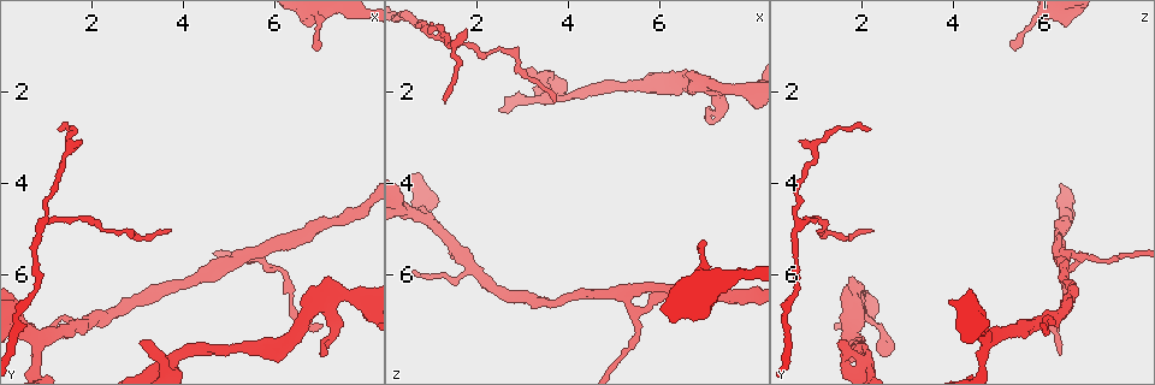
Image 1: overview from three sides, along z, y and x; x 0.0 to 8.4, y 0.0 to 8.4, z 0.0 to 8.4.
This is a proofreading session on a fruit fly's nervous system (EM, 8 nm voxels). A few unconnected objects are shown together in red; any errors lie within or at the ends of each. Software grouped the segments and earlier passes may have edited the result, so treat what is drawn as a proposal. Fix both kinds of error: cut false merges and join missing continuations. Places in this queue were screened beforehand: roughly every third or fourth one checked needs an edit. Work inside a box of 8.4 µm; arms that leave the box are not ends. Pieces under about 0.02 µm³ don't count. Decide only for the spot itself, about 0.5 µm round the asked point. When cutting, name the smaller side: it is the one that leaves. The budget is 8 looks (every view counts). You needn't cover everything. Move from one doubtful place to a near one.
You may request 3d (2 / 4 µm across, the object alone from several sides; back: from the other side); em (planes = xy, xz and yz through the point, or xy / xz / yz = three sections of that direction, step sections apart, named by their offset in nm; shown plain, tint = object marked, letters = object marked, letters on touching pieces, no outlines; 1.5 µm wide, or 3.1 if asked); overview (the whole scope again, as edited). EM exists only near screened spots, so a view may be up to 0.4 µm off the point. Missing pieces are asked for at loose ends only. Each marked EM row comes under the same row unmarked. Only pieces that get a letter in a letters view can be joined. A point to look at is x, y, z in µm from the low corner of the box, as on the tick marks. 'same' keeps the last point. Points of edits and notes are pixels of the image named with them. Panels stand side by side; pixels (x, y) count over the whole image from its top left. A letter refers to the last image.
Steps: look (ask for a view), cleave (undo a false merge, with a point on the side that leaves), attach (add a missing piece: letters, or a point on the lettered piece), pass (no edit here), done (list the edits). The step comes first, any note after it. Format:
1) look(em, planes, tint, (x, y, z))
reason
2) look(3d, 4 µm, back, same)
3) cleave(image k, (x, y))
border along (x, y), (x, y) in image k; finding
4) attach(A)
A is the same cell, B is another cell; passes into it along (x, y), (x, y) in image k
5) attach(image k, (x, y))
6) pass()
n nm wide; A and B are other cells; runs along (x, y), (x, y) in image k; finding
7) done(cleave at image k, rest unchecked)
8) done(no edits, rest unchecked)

look(em, planes, letters, (0.70, 7.35, 4.70))
branch point

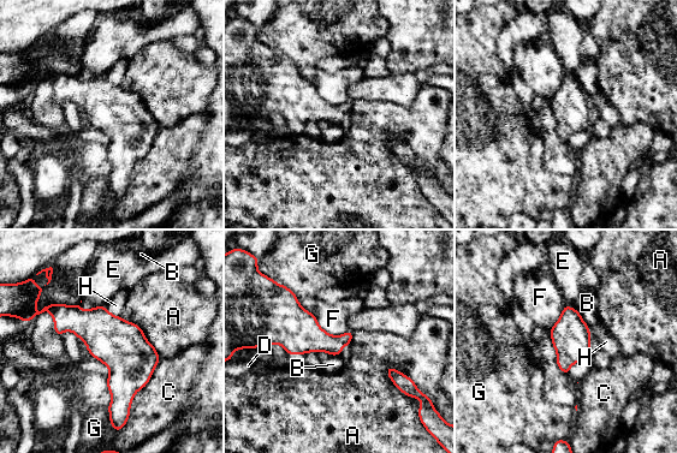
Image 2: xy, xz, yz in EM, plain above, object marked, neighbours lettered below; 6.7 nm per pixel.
pass()
260 nm wide; A, B, C, D, E, F, G and H are other cells; border along (576, 310), (589, 327) in image 2; all the same neuron

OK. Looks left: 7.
look(3d, 2 µm, (3.10, 7.45, 1.55))
free end

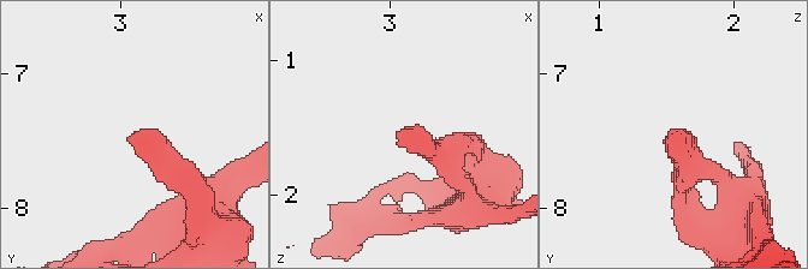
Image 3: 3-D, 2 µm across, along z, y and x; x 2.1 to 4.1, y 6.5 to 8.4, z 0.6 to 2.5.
look(em, xy, step 8, tint, (3.06, 7.48, 1.60))

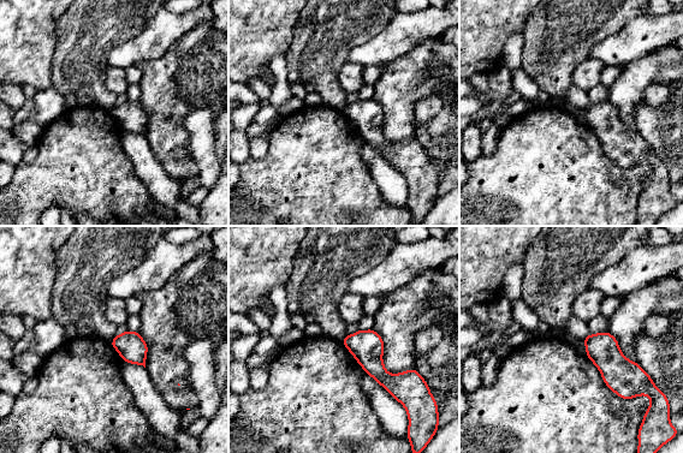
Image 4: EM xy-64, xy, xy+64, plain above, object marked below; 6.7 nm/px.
look(em, yz, step 8, letters, same)
another direction

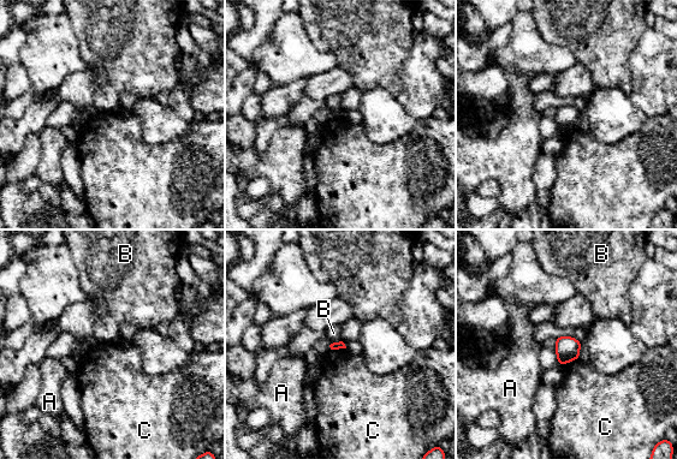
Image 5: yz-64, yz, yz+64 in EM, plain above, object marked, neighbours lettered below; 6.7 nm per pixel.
pass()
A, B and C are other cells; none of them fits

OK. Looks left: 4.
look(em, planes, letters, (7.10, 7.75, 2.60))
free end

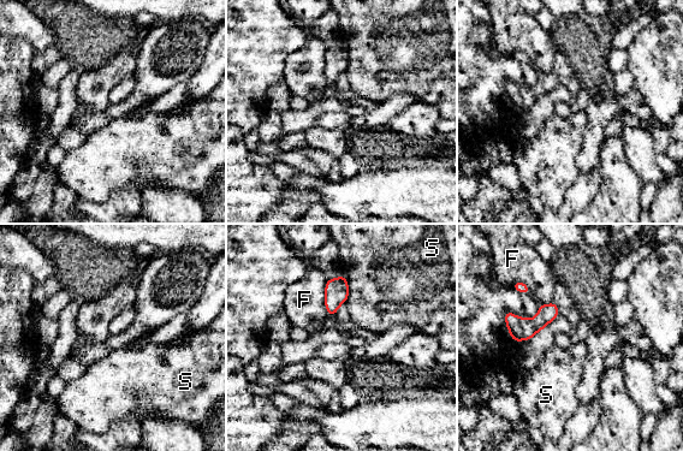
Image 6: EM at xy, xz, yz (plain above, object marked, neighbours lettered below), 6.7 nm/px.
pass()
F and S are other cells; border along (540, 304), (505, 313), (514, 340) in image 6; none of them fits

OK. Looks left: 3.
done(no edits, rest unchecked)

